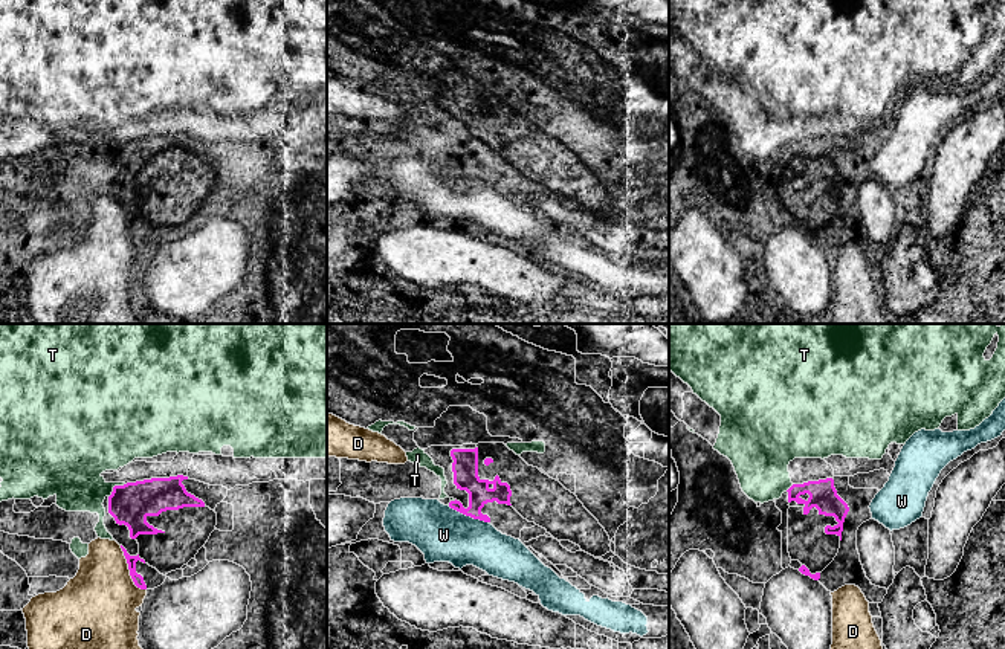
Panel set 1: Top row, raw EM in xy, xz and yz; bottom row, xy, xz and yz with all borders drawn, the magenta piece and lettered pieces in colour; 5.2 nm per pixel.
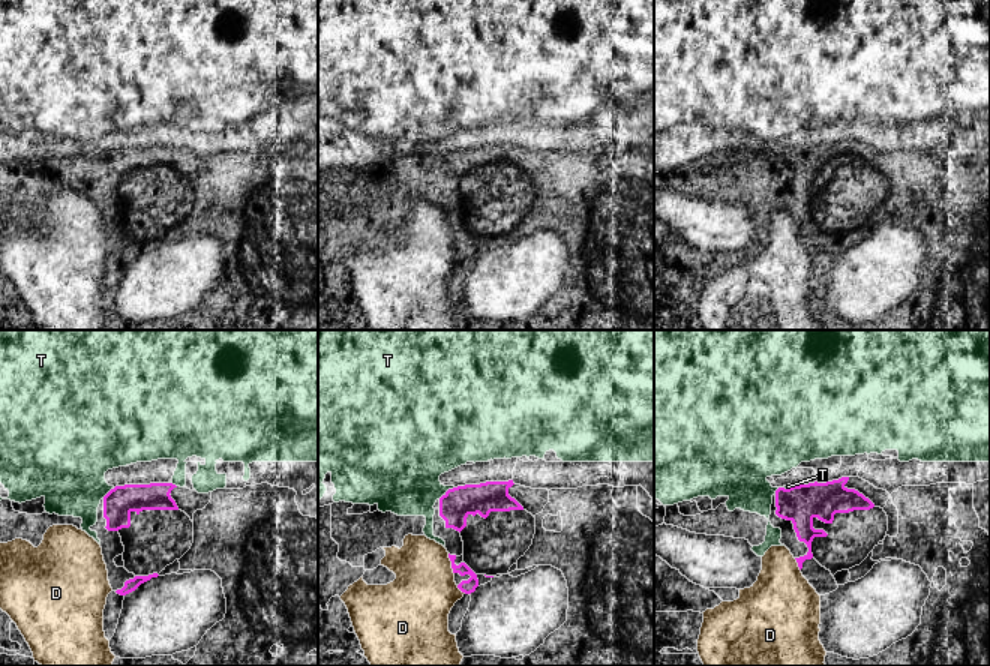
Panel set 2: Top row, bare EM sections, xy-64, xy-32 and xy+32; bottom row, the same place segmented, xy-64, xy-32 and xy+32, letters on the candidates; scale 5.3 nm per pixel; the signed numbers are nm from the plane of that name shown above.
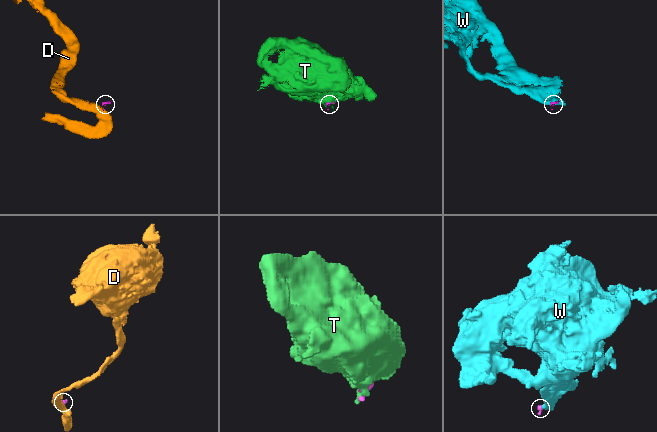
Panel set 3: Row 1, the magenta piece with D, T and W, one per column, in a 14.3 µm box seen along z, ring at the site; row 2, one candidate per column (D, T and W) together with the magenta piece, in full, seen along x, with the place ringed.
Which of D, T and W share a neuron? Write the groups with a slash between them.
D / T / W

